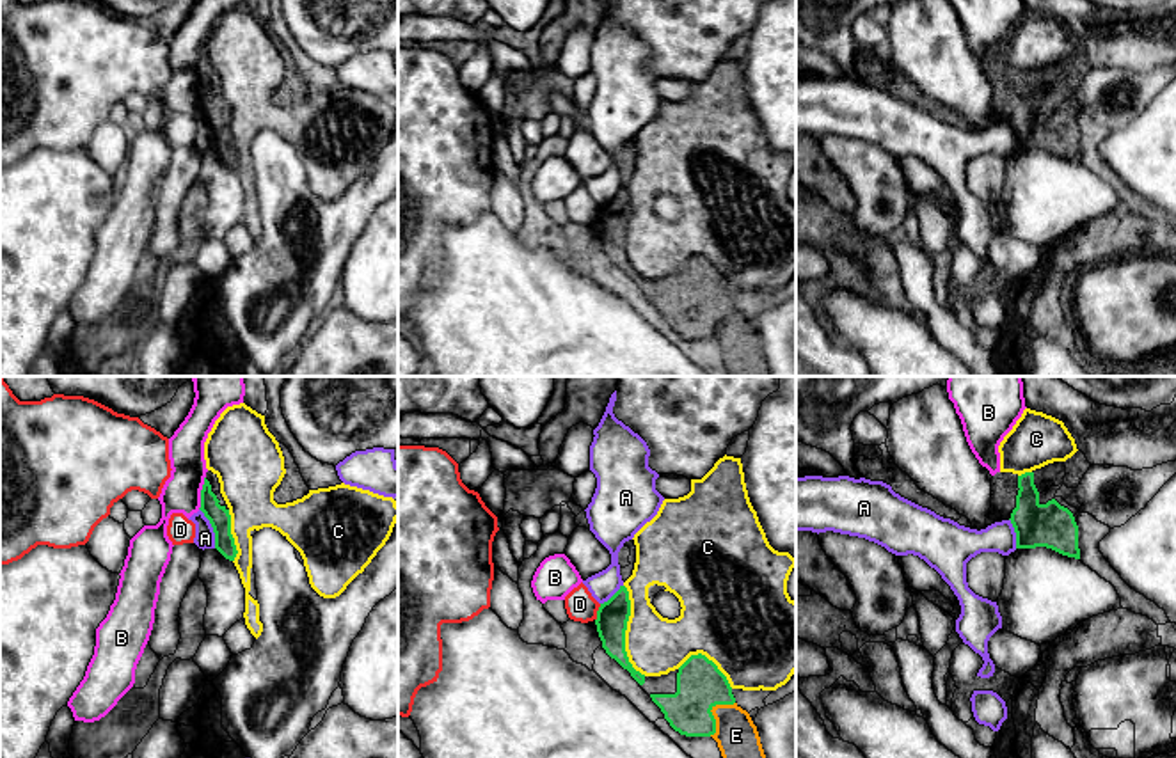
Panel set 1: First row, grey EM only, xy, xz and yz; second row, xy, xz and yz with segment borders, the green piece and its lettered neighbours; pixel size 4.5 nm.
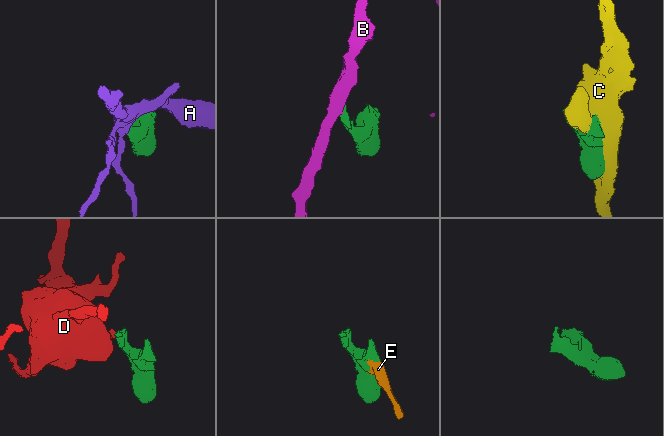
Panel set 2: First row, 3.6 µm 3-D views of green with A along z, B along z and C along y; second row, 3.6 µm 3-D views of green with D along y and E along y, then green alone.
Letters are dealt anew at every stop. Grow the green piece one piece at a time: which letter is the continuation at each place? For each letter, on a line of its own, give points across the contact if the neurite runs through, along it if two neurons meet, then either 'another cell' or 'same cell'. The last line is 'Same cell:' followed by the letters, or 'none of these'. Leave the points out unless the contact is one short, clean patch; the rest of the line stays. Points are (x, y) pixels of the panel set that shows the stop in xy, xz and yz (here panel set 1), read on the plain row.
A: border xy (199, 110), (212, 130), (215, 150); another cell
B: border xy (205, 78), (198, 110); another cell
C: another cell
D: border xz (601, 206), (595, 222); another cell
E: same cell
Same cell: E

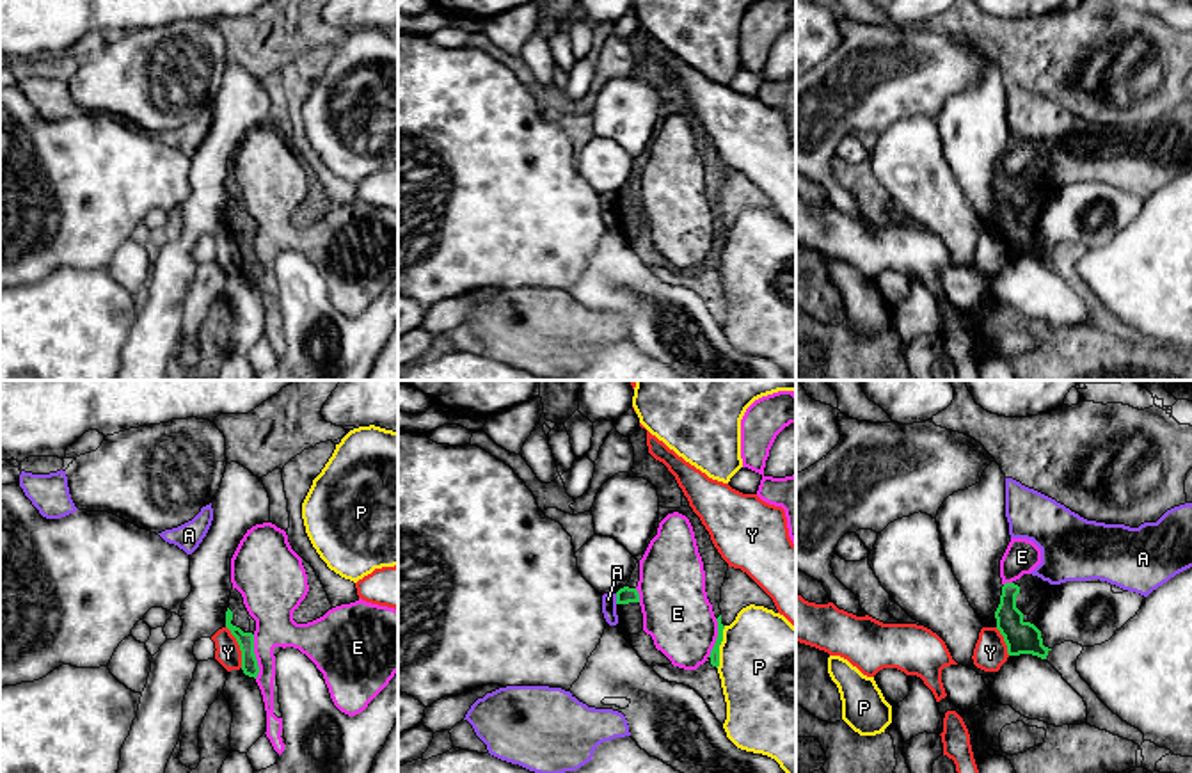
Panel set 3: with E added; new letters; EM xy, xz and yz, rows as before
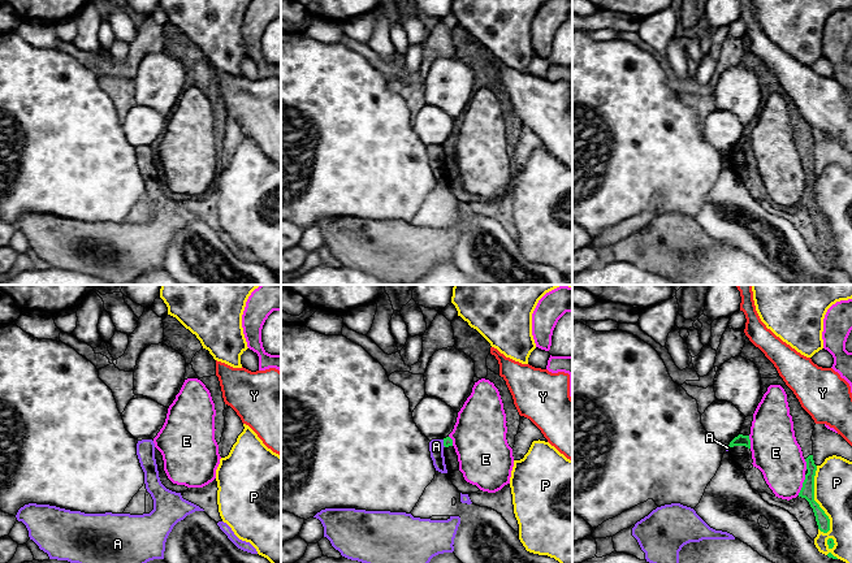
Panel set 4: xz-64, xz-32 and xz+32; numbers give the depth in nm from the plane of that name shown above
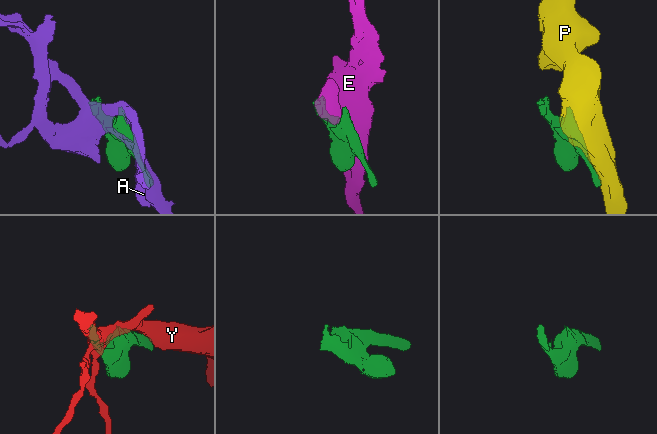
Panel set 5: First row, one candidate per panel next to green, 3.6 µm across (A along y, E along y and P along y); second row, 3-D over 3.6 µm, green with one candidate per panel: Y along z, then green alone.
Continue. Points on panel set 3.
A: border xz (615, 196), (617, 205); another cell
E: another cell
P: another cell
Y: border xy (226, 228), (238, 247), (242, 269); another cell
Same cell: none of these

